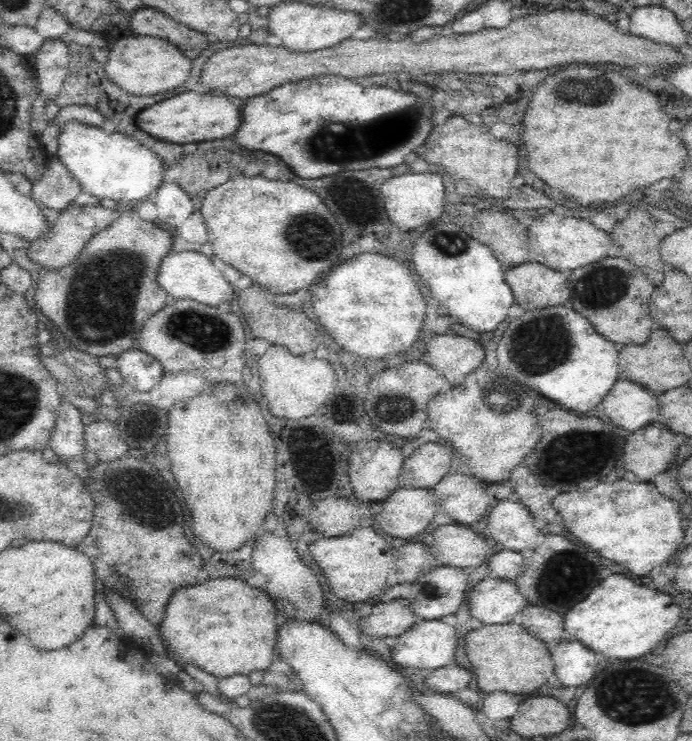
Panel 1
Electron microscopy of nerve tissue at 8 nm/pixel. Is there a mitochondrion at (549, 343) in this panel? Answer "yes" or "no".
yes

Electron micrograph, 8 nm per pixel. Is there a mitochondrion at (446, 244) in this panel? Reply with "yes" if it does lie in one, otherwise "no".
yes

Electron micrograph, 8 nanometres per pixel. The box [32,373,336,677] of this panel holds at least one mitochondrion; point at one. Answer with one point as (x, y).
(143, 507)

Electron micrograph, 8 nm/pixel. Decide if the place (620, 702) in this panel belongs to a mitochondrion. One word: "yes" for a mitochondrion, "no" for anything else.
yes

